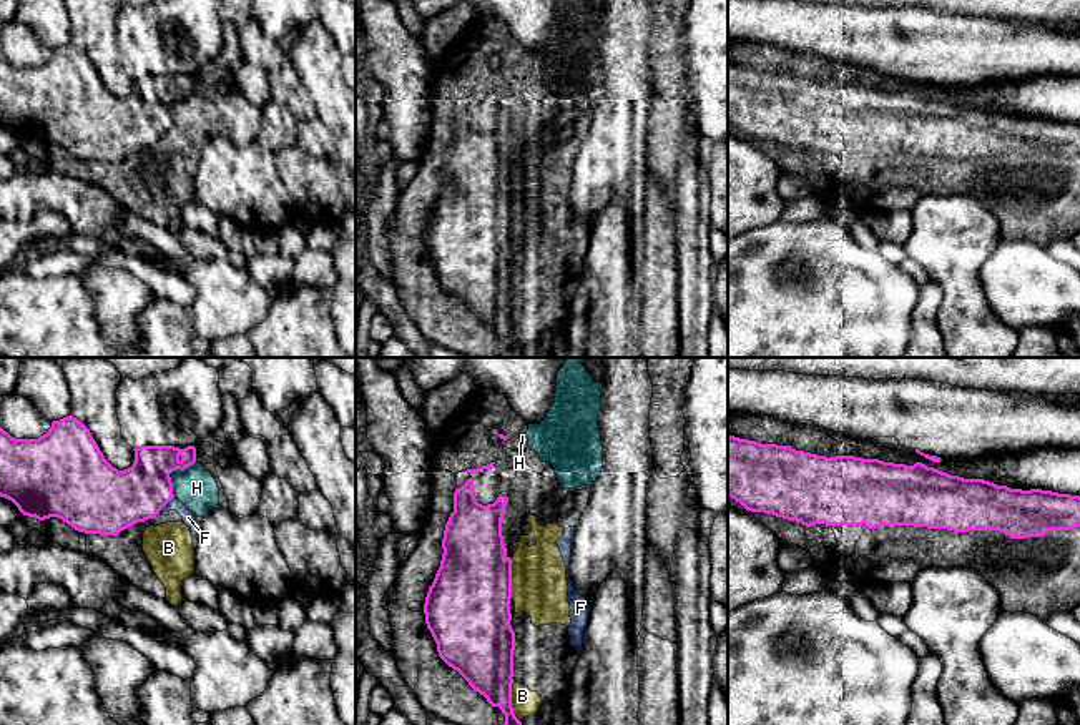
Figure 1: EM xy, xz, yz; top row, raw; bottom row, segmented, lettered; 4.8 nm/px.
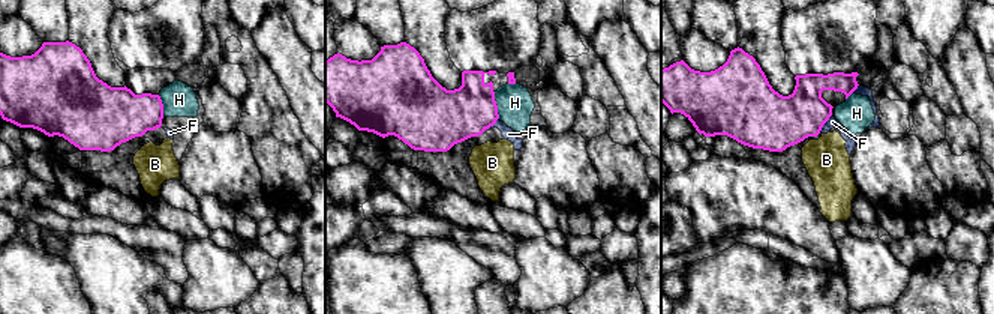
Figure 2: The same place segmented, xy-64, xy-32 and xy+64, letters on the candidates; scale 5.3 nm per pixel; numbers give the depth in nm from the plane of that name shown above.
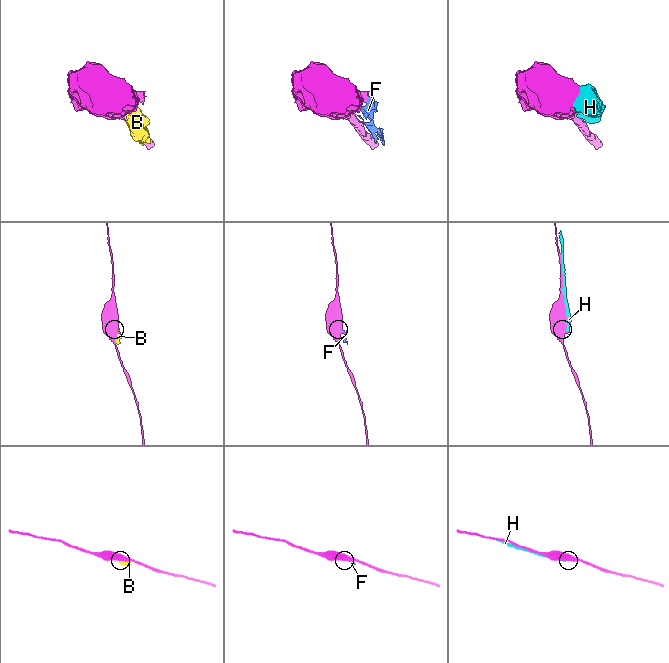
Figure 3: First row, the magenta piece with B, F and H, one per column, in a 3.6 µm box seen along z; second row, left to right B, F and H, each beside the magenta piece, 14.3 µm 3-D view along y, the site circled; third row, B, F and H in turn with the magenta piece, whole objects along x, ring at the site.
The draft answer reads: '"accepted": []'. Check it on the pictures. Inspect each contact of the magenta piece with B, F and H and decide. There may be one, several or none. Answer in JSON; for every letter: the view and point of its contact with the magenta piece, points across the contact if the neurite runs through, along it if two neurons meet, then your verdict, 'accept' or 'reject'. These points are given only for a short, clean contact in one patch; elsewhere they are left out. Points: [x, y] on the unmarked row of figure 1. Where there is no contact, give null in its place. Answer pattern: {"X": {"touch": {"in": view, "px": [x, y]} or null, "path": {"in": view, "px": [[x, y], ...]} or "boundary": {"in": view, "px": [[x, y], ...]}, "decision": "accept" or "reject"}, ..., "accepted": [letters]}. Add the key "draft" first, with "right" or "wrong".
{"draft": "right", "B": {"touch": {"in": "xz", "px": [510, 328]}, "decision": "reject"}, "F": {"touch": {"in": "xy", "px": [166, 130]}, "boundary": {"in": "xy", "px": [[173, 123], [158, 140]]}, "decision": "reject"}, "H": {"touch": {"in": "xy", "px": [181, 97]}, "decision": "reject"}, "accepted": []}

